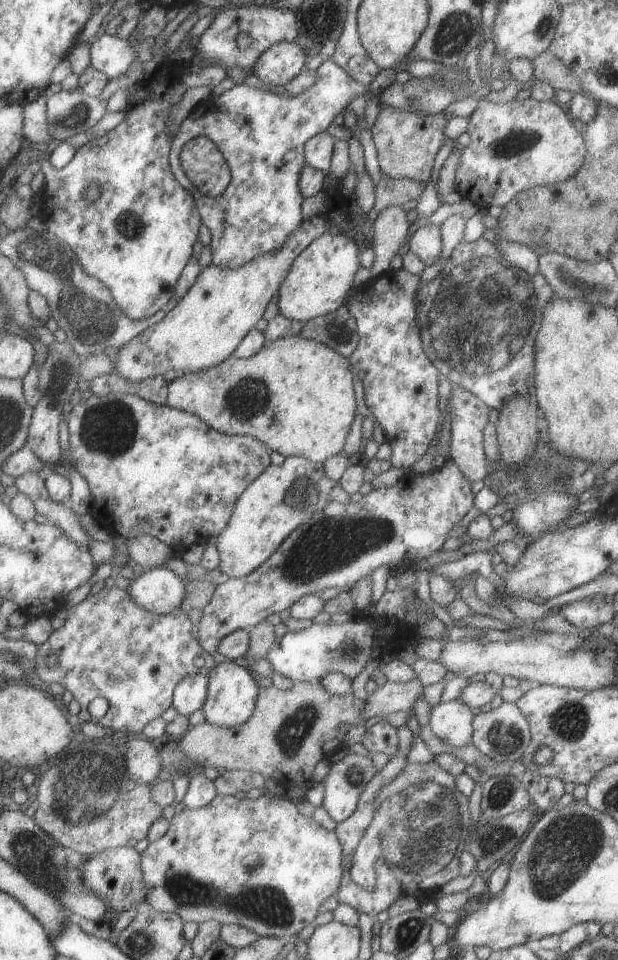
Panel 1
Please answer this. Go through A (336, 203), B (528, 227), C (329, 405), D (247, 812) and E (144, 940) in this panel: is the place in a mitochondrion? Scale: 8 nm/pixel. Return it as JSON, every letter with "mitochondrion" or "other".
{"A":"other","B":"other","C":"other","D":"other","E":"mitochondrion"}

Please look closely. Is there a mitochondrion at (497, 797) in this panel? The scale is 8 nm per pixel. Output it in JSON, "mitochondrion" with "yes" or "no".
{"mitochondrion":"yes"}

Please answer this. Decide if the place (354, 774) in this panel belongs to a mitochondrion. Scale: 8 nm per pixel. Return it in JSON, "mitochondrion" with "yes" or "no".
{"mitochondrion":"yes"}

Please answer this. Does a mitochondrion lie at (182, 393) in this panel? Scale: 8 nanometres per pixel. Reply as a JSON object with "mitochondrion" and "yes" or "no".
{"mitochondrion":"no"}

